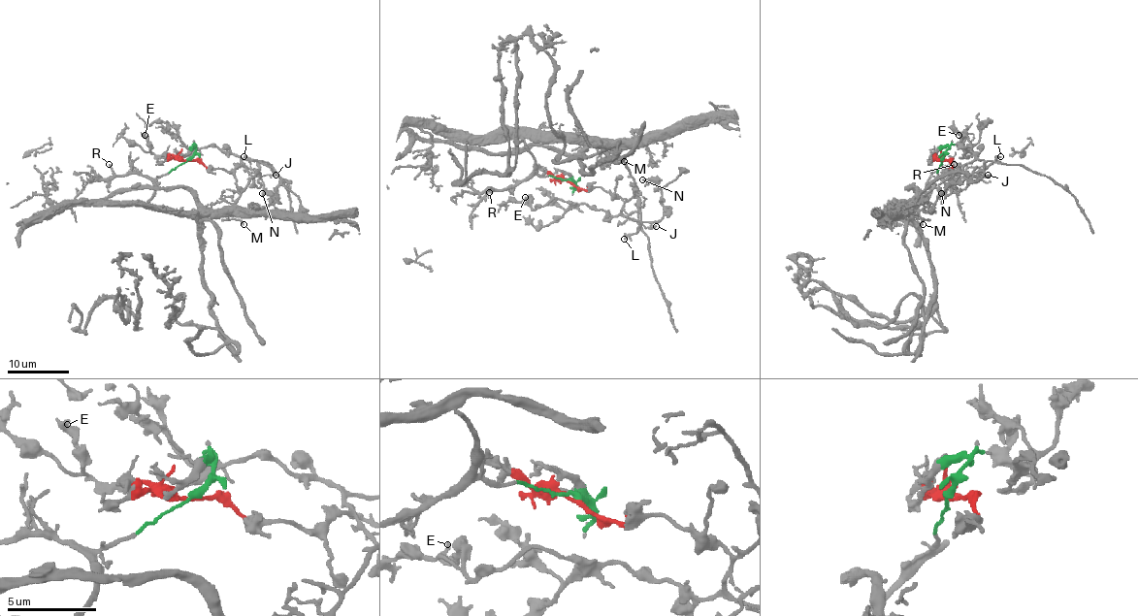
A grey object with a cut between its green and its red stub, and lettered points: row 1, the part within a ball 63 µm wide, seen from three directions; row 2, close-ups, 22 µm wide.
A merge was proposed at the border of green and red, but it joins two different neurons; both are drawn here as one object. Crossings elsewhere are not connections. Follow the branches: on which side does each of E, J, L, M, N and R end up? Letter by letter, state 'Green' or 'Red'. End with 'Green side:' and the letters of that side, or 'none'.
E: Red
J: Green
L: Green
M: Green
N: Red
R: Green
Green side: J, L, M, R

